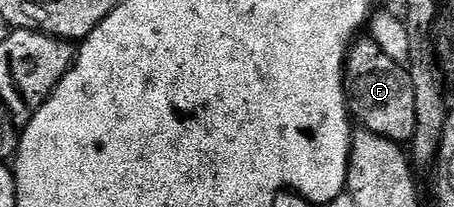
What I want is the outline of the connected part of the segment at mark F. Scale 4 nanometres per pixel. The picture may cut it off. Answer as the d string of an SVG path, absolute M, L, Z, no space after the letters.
M362 36L351 45L346 56L346 92L351 115L361 129L376 132L399 144L409 143L416 132L416 96L410 71L381 50L380 44Z

